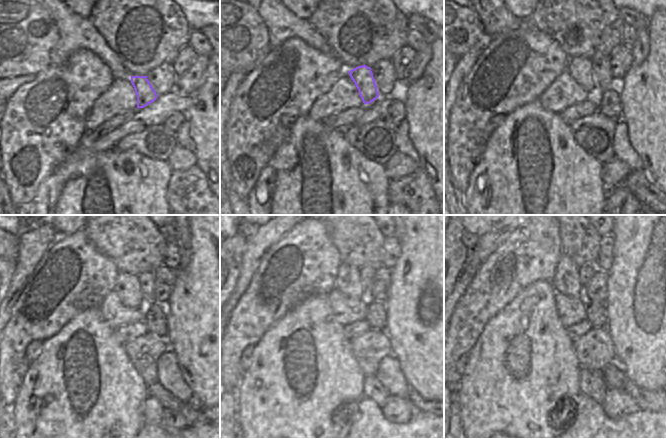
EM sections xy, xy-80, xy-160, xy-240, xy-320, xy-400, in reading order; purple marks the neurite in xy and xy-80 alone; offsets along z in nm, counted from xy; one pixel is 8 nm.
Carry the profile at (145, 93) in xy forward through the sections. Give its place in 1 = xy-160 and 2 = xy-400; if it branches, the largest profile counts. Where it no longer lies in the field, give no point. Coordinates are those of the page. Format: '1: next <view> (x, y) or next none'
1: next xy-160 (579, 68)
2: next xy-400 (566, 279)

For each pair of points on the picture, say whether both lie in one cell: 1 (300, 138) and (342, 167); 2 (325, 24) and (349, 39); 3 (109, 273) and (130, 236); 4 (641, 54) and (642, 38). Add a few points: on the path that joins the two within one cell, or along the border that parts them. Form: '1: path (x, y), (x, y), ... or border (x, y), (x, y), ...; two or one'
1: path (311, 140), (316, 145), (324, 145), (331, 156); one
2: path (331, 24), (335, 24), (344, 33); one
3: border (97, 248), (119, 271); two
4: path (640, 50), (639, 44), (641, 42); one

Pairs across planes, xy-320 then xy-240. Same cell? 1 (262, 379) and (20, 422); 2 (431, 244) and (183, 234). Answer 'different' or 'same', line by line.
1: same
2: different

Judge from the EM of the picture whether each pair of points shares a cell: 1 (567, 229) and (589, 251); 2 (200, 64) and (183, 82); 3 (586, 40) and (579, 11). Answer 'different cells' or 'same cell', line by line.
1: same cell
2: same cell
3: same cell

